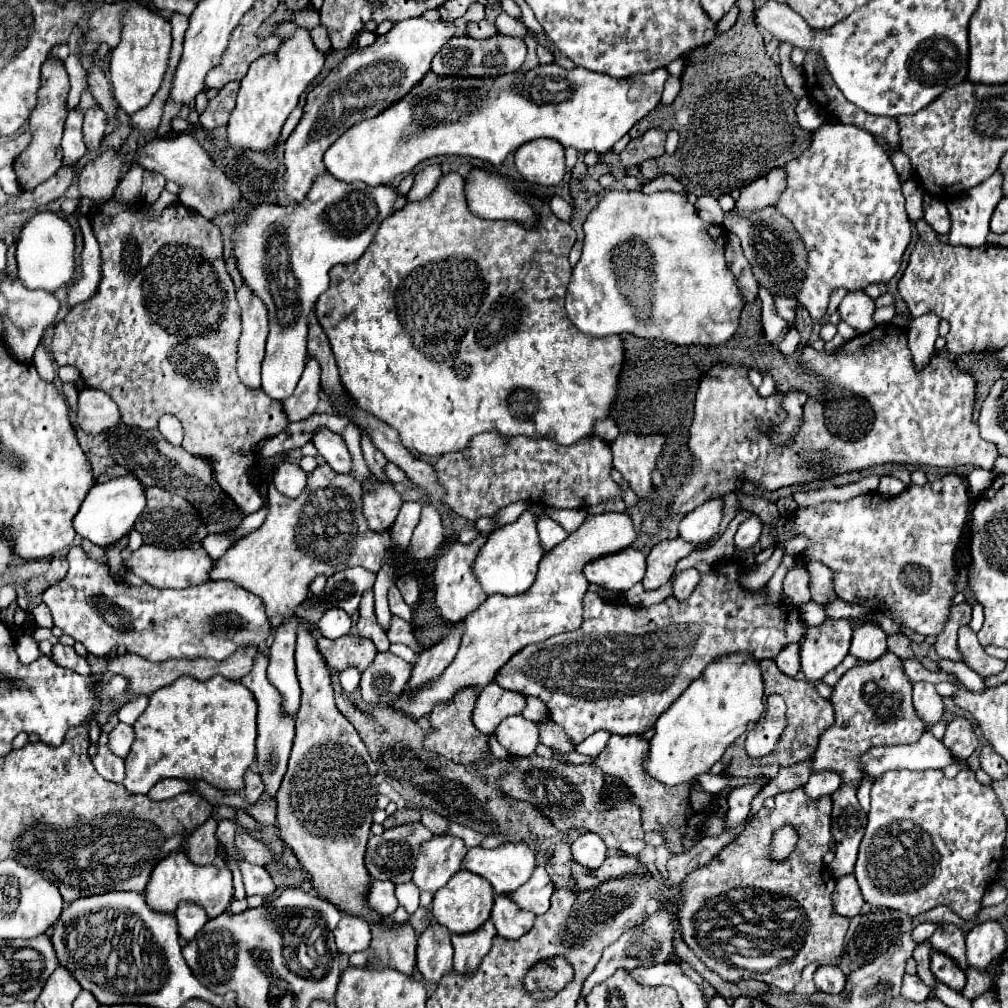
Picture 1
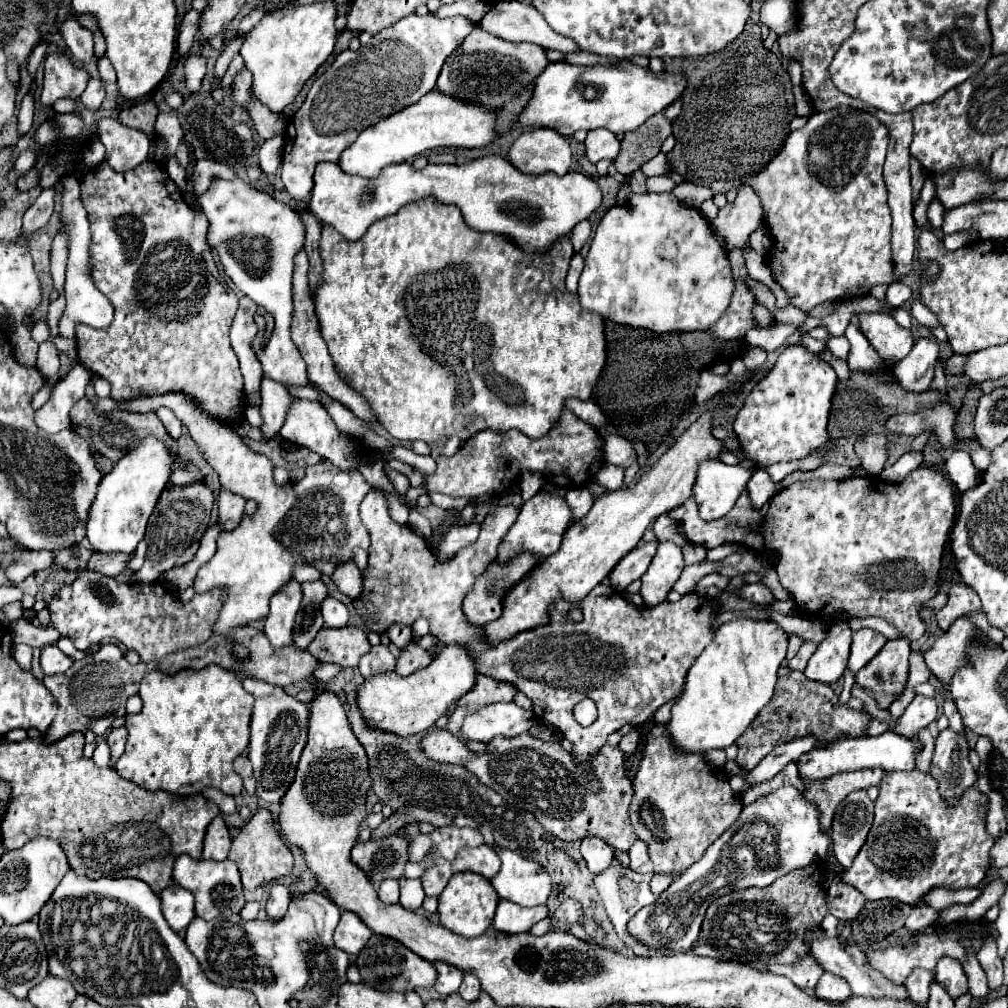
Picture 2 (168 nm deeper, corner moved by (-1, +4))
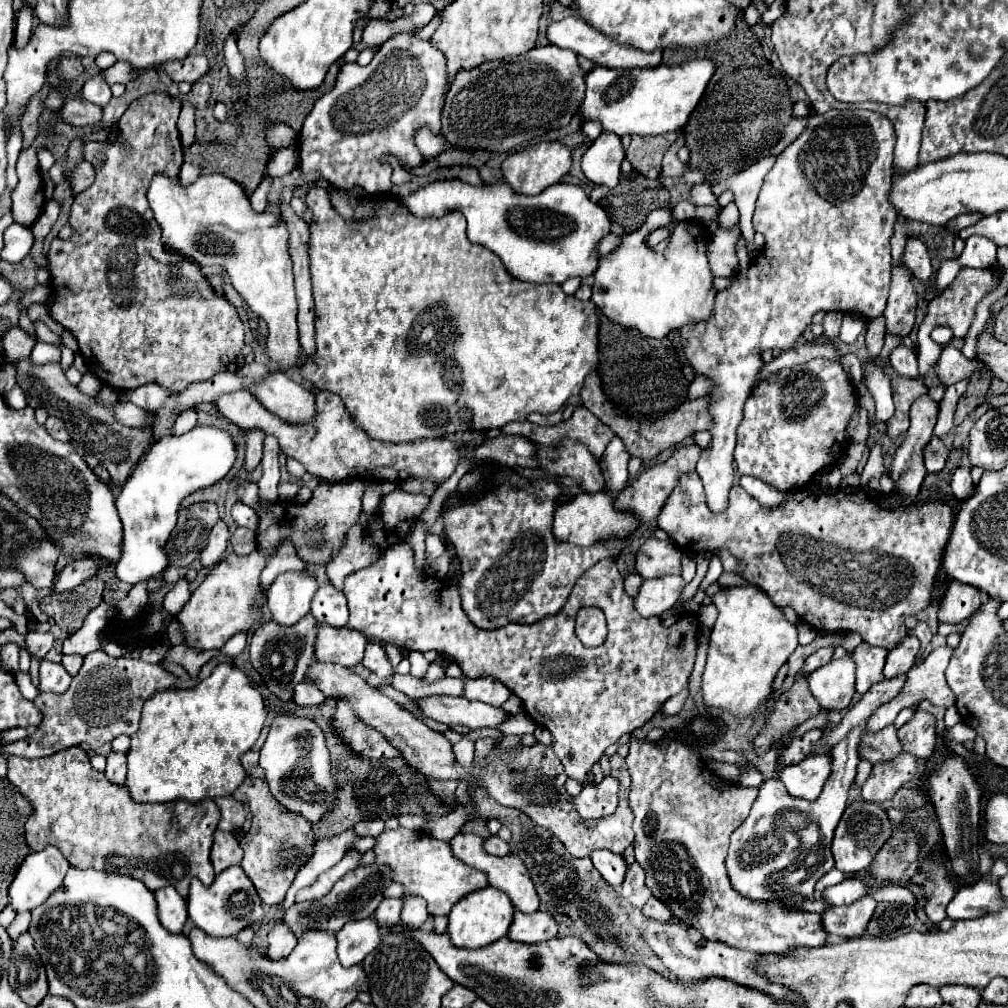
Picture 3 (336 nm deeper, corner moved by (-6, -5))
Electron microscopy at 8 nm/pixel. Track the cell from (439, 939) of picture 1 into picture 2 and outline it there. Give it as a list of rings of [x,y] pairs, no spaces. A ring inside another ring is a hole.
[[[434,963],[434,965],[438,969],[438,981],[434,985],[436,993],[440,993],[442,997],[458,993],[458,987],[462,983],[464,973],[460,969],[454,969],[452,965],[446,965],[446,963]]]

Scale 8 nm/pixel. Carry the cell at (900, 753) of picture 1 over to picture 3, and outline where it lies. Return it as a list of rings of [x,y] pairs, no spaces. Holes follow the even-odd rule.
[[[813,754],[801,760],[799,764],[781,768],[777,776],[785,784],[791,796],[805,798],[805,800],[817,800],[829,774],[831,774],[831,756]]]

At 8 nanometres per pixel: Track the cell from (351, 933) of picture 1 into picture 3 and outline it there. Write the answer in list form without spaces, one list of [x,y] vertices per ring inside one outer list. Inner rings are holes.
[[[373,918],[347,922],[347,926],[343,926],[337,932],[339,962],[345,968],[361,964],[363,958],[371,950],[375,950],[375,946],[379,942],[381,942],[381,930],[379,930],[379,924]]]

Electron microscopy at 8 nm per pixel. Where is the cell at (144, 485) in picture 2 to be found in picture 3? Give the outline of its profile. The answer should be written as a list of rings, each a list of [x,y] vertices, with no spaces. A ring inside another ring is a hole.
[[[195,426],[181,436],[163,436],[151,444],[115,500],[123,524],[121,556],[115,562],[115,572],[121,582],[133,586],[141,580],[159,576],[159,572],[167,566],[163,544],[175,528],[181,500],[195,490],[219,482],[233,462],[235,444],[231,434],[211,426]]]

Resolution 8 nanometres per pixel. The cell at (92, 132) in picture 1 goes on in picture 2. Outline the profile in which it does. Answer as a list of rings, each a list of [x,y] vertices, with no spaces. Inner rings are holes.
[[[92,79],[86,87],[86,91],[80,95],[80,101],[92,109],[92,111],[98,111],[102,101],[104,101],[104,81],[102,79]]]

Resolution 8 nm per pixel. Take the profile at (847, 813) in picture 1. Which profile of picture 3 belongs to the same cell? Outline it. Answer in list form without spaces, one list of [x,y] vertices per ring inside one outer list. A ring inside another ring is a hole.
[[[871,802],[849,804],[841,816],[841,822],[837,824],[835,838],[833,838],[835,868],[841,870],[843,874],[857,874],[857,872],[869,868],[873,856],[879,852],[879,848],[891,836],[891,830],[893,830],[893,824],[879,804],[871,804]]]

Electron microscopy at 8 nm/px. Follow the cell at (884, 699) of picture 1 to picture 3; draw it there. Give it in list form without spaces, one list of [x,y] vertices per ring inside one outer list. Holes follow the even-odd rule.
[[[915,636],[905,638],[899,646],[895,646],[889,654],[887,654],[887,662],[885,662],[885,678],[895,678],[895,676],[903,676],[909,672],[909,668],[915,664],[915,658],[919,654],[919,640]]]

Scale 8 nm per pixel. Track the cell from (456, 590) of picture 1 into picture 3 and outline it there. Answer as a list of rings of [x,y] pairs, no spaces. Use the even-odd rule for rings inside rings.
[[[405,542],[389,546],[371,566],[357,570],[345,580],[343,588],[349,606],[349,628],[361,632],[365,638],[377,638],[405,650],[435,650],[447,654],[457,662],[465,678],[495,678],[503,682],[515,696],[523,700],[525,712],[537,726],[545,726],[553,734],[553,750],[569,778],[581,784],[581,794],[573,798],[581,818],[609,816],[617,808],[619,782],[611,776],[603,776],[601,782],[591,784],[595,766],[603,752],[615,744],[623,734],[631,734],[649,722],[665,700],[679,694],[687,686],[687,678],[695,664],[699,620],[695,614],[683,614],[673,626],[665,628],[661,618],[643,618],[635,610],[633,600],[623,592],[623,578],[615,566],[615,560],[603,560],[591,566],[573,586],[563,610],[555,616],[541,618],[533,624],[507,624],[495,630],[477,628],[461,608],[459,586],[445,586],[441,580],[419,574],[413,550]],[[595,606],[607,616],[607,640],[597,648],[587,648],[575,634],[575,618],[581,608]]]

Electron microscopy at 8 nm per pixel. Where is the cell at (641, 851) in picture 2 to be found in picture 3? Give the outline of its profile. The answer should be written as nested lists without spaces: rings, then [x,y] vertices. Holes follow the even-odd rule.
[[[633,862],[629,868],[627,868],[627,874],[625,874],[625,880],[621,884],[621,896],[629,898],[635,890],[639,890],[641,886],[645,886],[645,874],[643,874],[643,868],[639,866],[639,862]]]

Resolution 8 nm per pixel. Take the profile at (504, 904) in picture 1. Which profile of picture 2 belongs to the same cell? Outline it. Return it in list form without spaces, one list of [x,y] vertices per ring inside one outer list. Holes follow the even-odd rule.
[[[500,899],[500,905],[496,909],[494,917],[494,929],[502,929],[506,933],[526,933],[534,923],[540,919],[548,917],[548,907],[538,905],[538,907],[522,907],[512,901]]]

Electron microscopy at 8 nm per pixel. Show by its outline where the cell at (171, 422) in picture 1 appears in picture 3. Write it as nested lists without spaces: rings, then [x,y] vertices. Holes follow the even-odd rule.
[[[185,410],[177,416],[177,420],[173,422],[171,426],[171,432],[173,434],[183,434],[183,432],[189,432],[197,422],[197,412],[195,410]]]

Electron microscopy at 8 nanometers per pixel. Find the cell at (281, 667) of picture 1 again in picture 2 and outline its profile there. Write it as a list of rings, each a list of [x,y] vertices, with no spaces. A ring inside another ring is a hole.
[[[292,579],[282,589],[278,589],[270,599],[270,611],[264,621],[264,635],[276,649],[294,645],[292,643],[292,627],[294,617],[302,601],[302,585]]]

